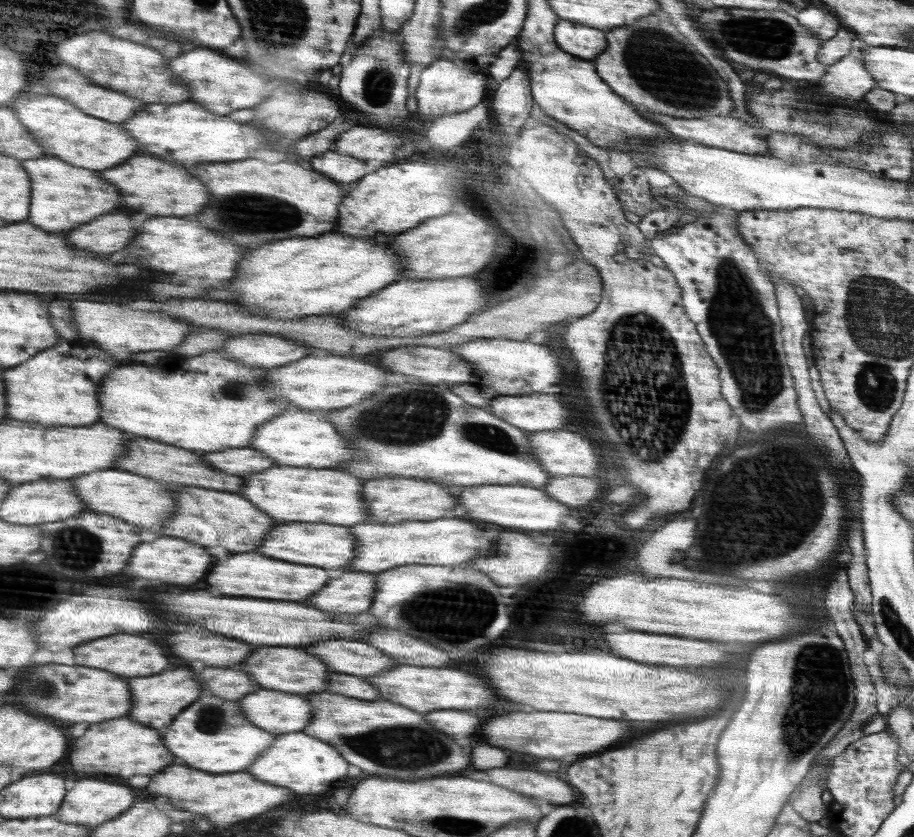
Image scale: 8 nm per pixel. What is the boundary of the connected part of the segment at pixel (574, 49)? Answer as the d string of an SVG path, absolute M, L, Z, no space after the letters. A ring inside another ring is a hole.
M566 20L564 24L560 24L560 28L556 28L556 40L560 40L560 48L564 48L564 52L572 52L574 56L584 56L586 60L602 54L608 46L602 30Z

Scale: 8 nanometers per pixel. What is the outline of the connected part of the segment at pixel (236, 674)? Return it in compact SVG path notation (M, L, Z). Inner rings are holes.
M208 668L208 672L204 672L204 684L208 684L210 693L228 700L240 700L260 688L246 672L234 668Z

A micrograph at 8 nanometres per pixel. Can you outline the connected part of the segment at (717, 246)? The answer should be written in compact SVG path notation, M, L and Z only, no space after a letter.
M717 207L702 212L701 216L691 224L680 225L680 230L675 234L665 233L649 240L649 253L660 256L666 263L665 268L674 273L676 283L682 288L682 305L686 316L692 316L690 319L700 324L699 336L704 336L704 344L708 344L708 352L712 352L712 360L716 360L716 364L720 364L720 372L724 372L724 396L728 396L728 404L736 408L740 422L756 434L762 434L770 428L778 429L780 426L784 428L788 424L800 423L803 416L798 408L794 378L790 374L790 366L786 364L775 285L760 268L755 250L736 228L738 211Z

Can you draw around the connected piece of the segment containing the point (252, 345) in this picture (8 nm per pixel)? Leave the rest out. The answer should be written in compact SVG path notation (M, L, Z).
M248 334L232 338L224 350L228 357L236 361L267 369L302 360L312 352L312 348L304 343L270 334Z

